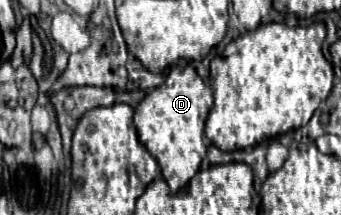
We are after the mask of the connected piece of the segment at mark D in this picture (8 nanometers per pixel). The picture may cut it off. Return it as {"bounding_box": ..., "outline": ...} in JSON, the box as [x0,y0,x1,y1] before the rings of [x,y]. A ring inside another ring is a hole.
{"bounding_box":[134,63,212,191],"outline":[[[184,63],[174,65],[166,81],[160,87],[146,93],[146,97],[134,111],[134,125],[138,137],[150,151],[150,155],[158,161],[162,177],[172,187],[172,191],[182,189],[198,173],[200,163],[206,157],[204,123],[212,109],[212,103],[212,87],[202,81],[202,77],[190,63]]]}

